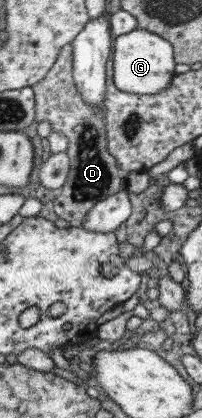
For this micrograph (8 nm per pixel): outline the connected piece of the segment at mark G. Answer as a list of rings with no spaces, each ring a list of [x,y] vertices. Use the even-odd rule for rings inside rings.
[[[135,28],[129,33],[115,36],[112,43],[111,72],[113,85],[118,91],[141,96],[153,96],[165,90],[171,84],[175,63],[172,56],[172,45],[154,33]]]

